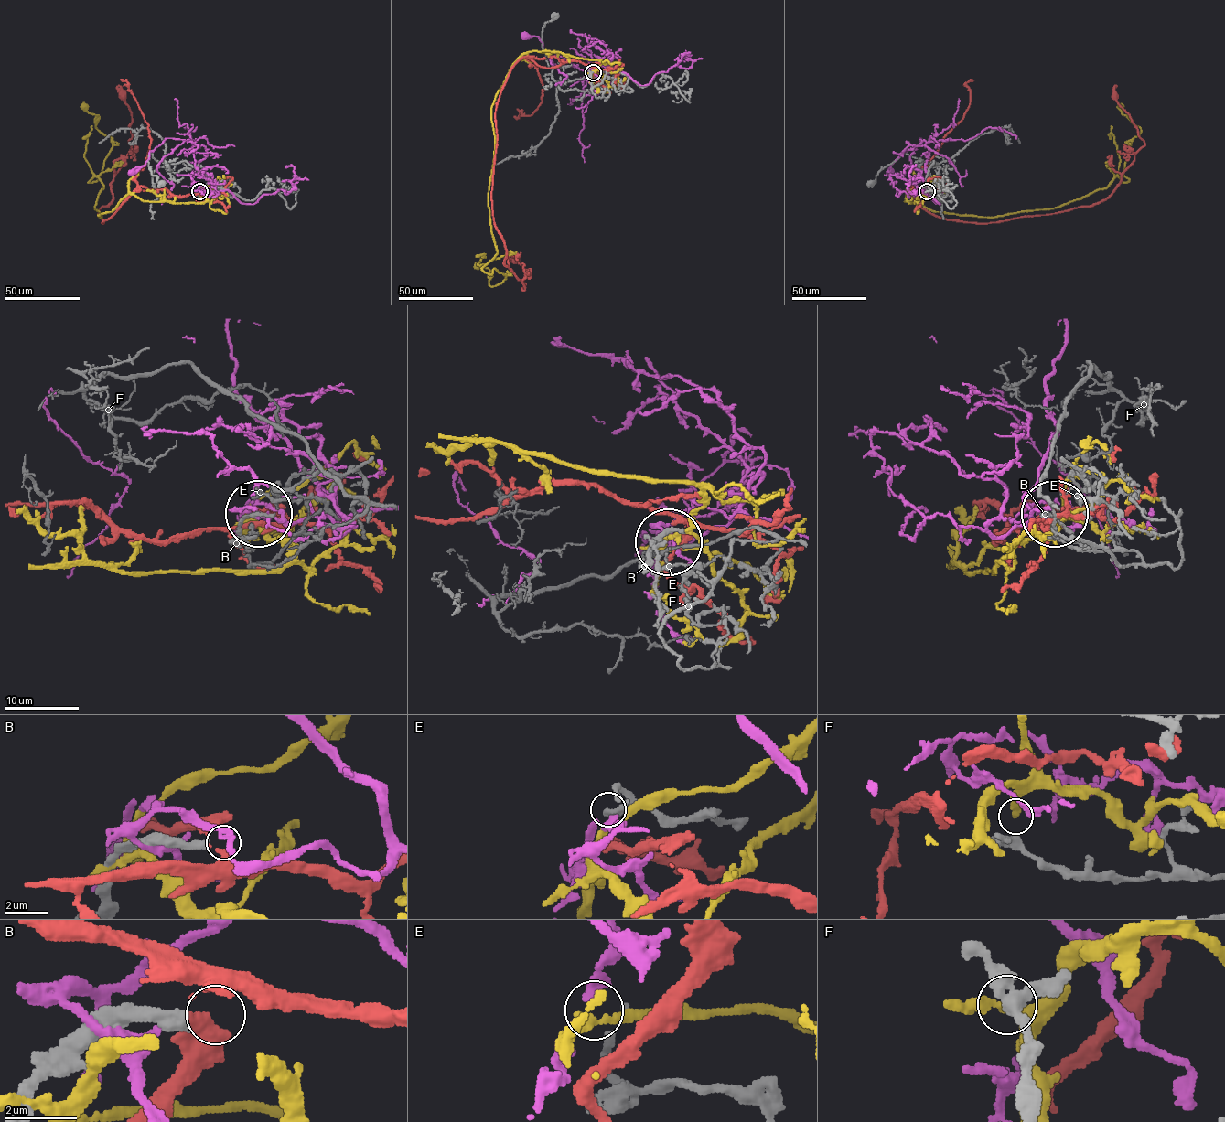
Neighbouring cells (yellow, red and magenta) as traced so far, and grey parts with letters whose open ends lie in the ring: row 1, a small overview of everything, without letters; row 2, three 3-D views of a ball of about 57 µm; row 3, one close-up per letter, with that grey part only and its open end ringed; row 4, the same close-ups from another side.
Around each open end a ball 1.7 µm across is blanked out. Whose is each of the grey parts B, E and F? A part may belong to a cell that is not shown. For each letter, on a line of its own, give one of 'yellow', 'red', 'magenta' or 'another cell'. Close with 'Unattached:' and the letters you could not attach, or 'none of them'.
B: another cell
E: magenta
F: another cell
Unattached: B, F

